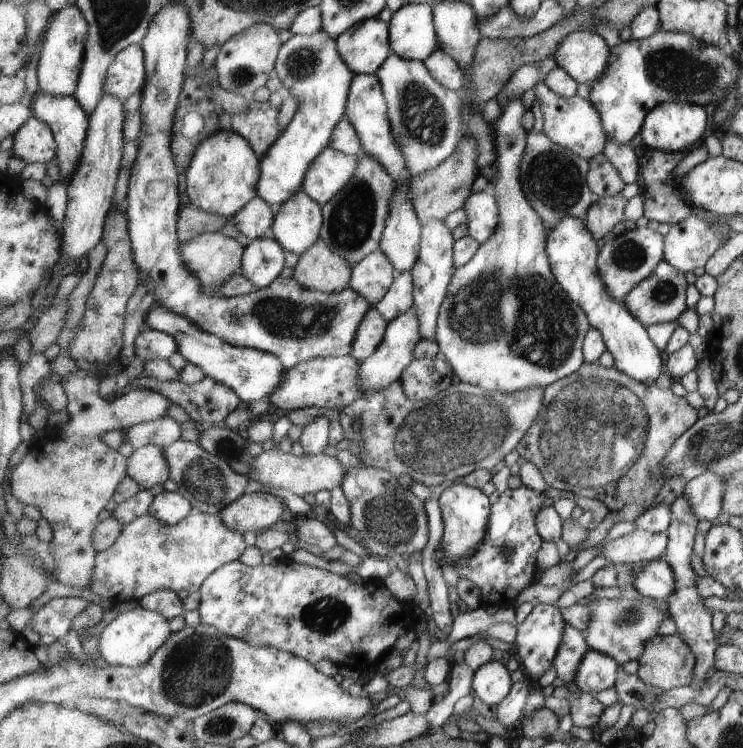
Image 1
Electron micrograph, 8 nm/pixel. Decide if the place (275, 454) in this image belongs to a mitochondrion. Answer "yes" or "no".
no

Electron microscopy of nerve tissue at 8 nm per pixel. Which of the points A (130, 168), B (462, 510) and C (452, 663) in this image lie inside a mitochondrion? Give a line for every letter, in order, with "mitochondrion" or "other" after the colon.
A: other
B: other
C: other

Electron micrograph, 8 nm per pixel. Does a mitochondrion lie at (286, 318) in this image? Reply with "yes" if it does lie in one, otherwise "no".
yes

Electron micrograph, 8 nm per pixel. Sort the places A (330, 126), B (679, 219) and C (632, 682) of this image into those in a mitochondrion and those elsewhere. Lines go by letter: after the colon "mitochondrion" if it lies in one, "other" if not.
A: other
B: other
C: other

